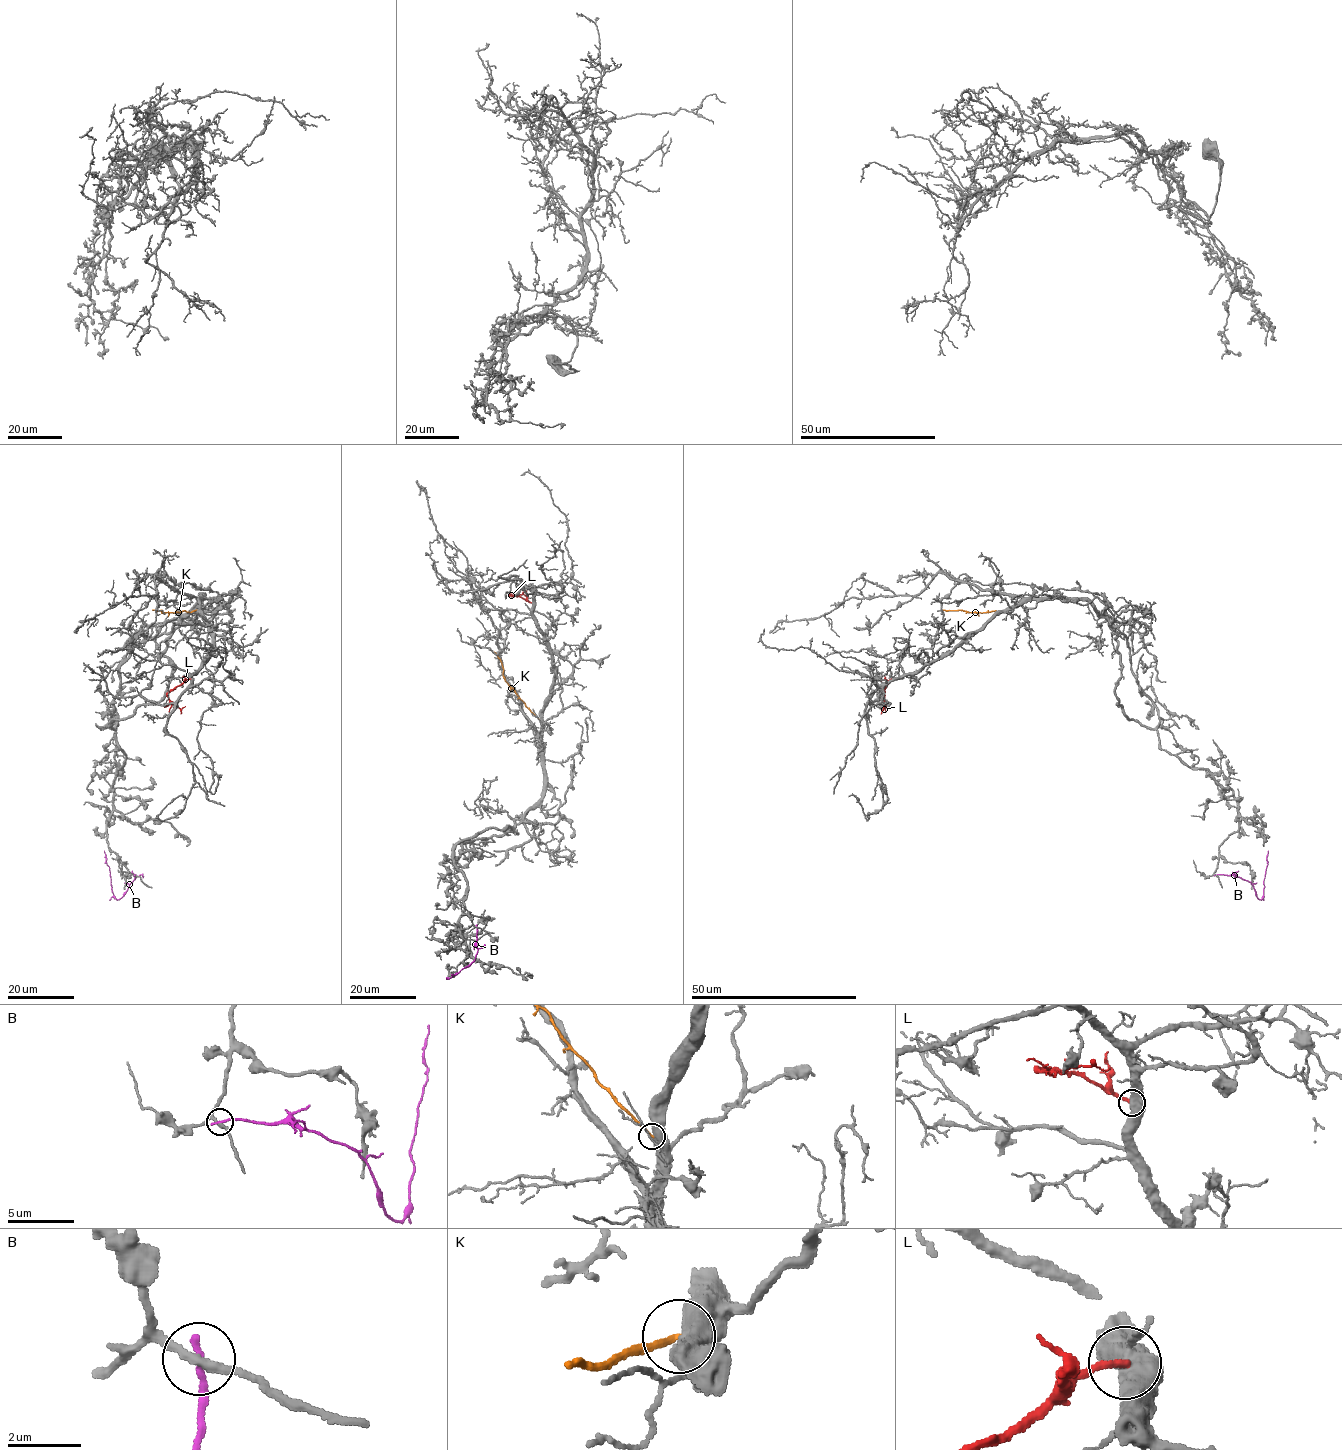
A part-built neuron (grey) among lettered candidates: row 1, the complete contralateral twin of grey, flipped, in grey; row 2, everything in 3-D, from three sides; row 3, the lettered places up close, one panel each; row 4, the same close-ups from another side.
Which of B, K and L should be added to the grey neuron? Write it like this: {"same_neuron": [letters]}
{"same_neuron": []}

